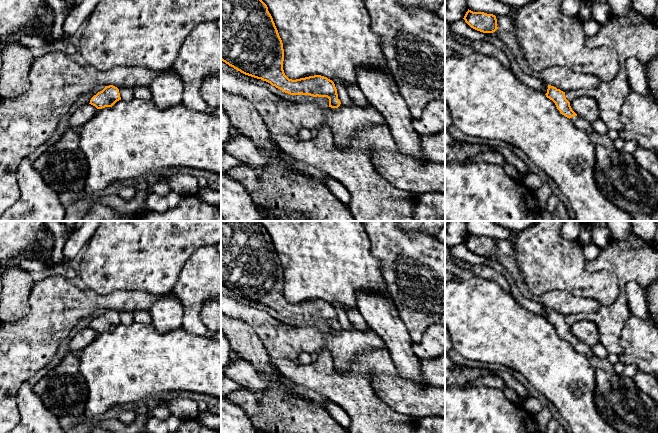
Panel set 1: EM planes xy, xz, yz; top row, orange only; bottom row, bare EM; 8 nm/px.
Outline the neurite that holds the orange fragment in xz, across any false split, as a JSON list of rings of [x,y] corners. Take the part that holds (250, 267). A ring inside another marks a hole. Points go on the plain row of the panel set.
[[[221,221],[221,284],[290,319],[327,321],[331,332],[341,328],[334,306],[327,301],[292,304],[285,299],[283,267],[260,221]]]

